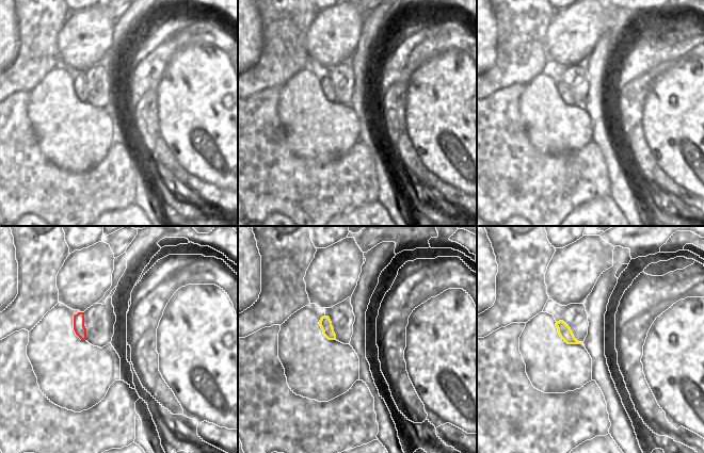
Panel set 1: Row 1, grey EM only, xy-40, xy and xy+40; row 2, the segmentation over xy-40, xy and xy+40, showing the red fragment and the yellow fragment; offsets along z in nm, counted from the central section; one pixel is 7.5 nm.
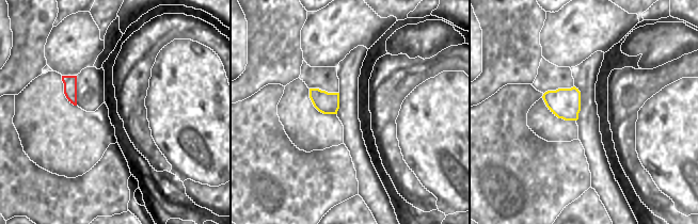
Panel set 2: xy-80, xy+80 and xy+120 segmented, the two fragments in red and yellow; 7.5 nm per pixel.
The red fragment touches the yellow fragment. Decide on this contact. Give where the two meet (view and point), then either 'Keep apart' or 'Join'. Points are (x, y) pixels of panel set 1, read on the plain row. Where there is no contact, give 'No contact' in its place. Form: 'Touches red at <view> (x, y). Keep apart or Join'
No contact. Join

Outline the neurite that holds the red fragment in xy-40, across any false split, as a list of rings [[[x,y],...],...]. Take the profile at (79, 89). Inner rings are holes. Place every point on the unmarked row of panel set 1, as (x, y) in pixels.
[[[84,74],[74,77],[74,92],[81,101],[86,101],[86,90],[84,87]]]

